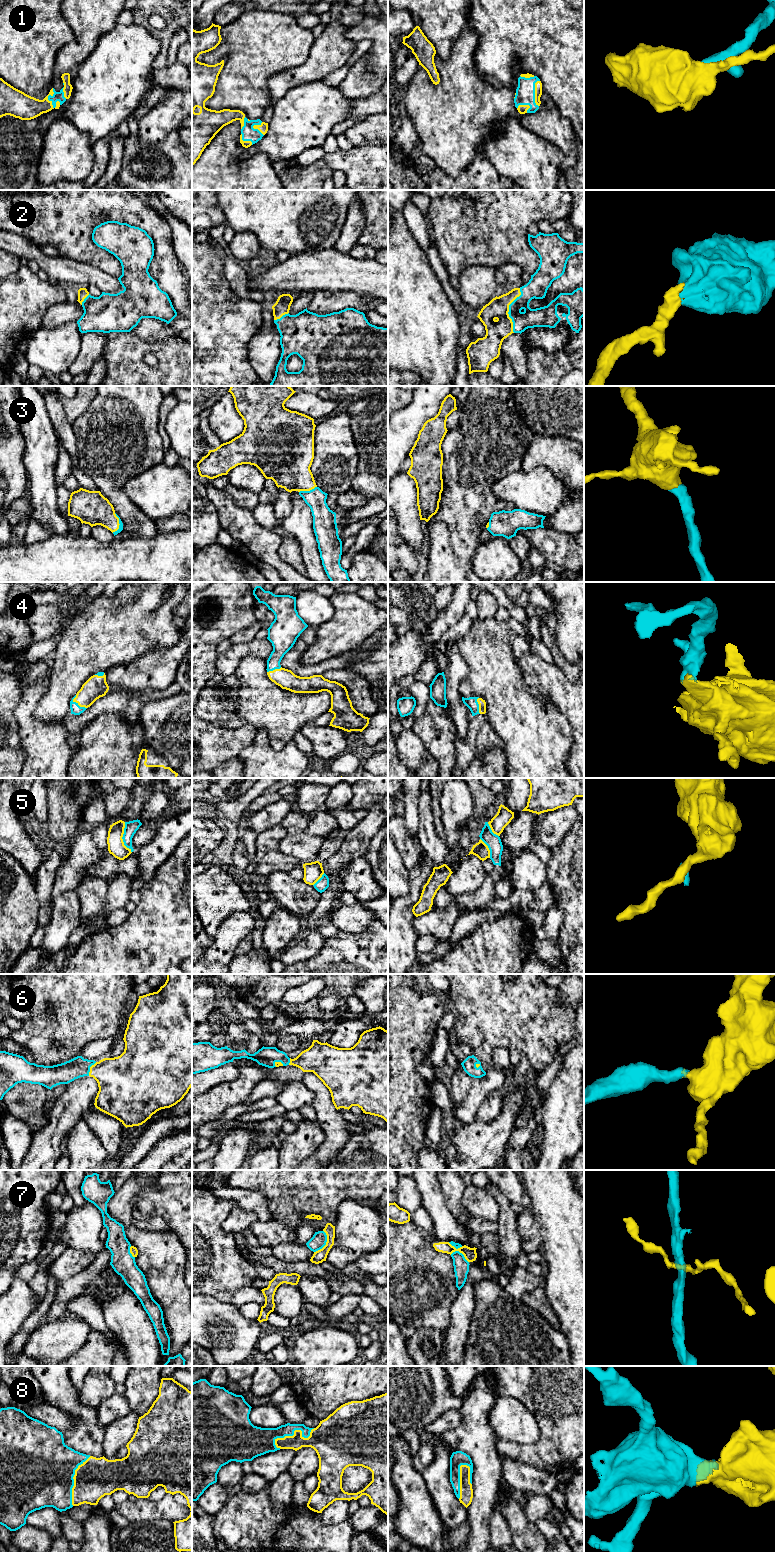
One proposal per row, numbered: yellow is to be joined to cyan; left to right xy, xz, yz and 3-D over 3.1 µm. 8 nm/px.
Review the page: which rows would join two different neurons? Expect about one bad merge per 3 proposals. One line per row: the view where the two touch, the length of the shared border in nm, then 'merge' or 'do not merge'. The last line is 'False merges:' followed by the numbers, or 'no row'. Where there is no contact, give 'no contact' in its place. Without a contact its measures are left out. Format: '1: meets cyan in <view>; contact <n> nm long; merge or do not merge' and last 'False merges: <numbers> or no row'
1: meets cyan in xy; contact 170 nm long; merge
2: meets cyan in yz; contact 360 nm long; merge
3: meets cyan in xy; contact 160 nm long; merge
4: meets cyan in xy; contact 140 nm long; merge
5: meets cyan in xy; contact 260 nm long; do not merge
6: meets cyan in xy; contact 130 nm long; merge
7: meets cyan in yz; contact 240 nm long; do not merge
8: meets cyan in xz; contact 360 nm long; merge
False merges: 5, 7

